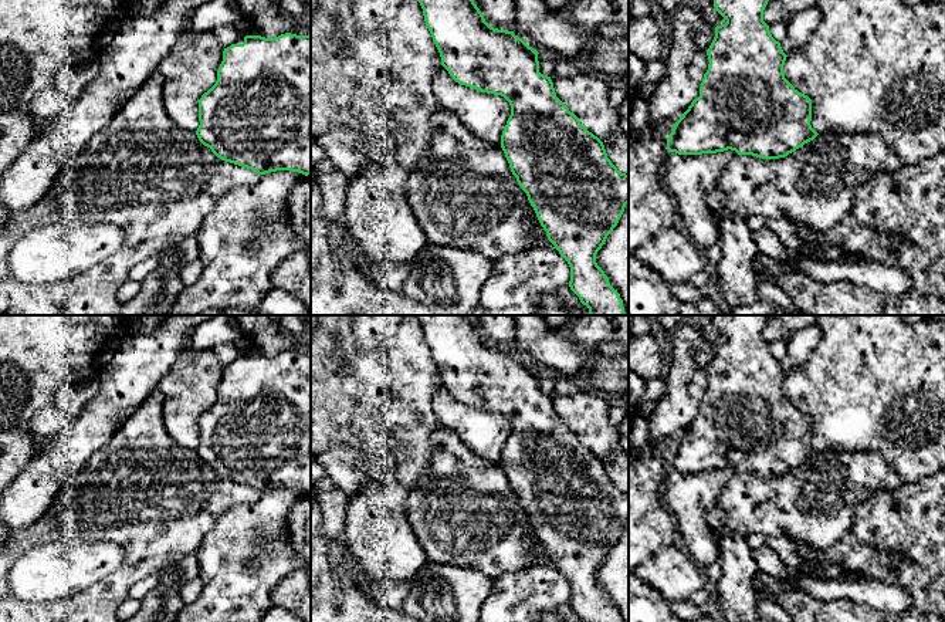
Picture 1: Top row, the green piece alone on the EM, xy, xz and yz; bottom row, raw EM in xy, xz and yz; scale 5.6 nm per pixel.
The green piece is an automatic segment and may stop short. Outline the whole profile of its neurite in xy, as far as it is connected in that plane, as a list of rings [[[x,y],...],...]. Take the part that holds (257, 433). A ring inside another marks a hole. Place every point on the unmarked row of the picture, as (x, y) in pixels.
[[[245,354],[243,362],[224,366],[217,399],[199,418],[199,439],[199,459],[221,479],[258,493],[277,489],[311,493],[311,354]]]

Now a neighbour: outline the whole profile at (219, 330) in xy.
[[[213,315],[193,331],[192,345],[196,352],[201,352],[220,344],[236,344],[241,338],[244,335],[236,315]]]

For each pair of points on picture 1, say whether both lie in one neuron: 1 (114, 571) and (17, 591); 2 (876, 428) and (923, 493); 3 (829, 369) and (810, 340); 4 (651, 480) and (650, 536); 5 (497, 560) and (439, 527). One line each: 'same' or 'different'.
1: same
2: different
3: different
4: same
5: same

